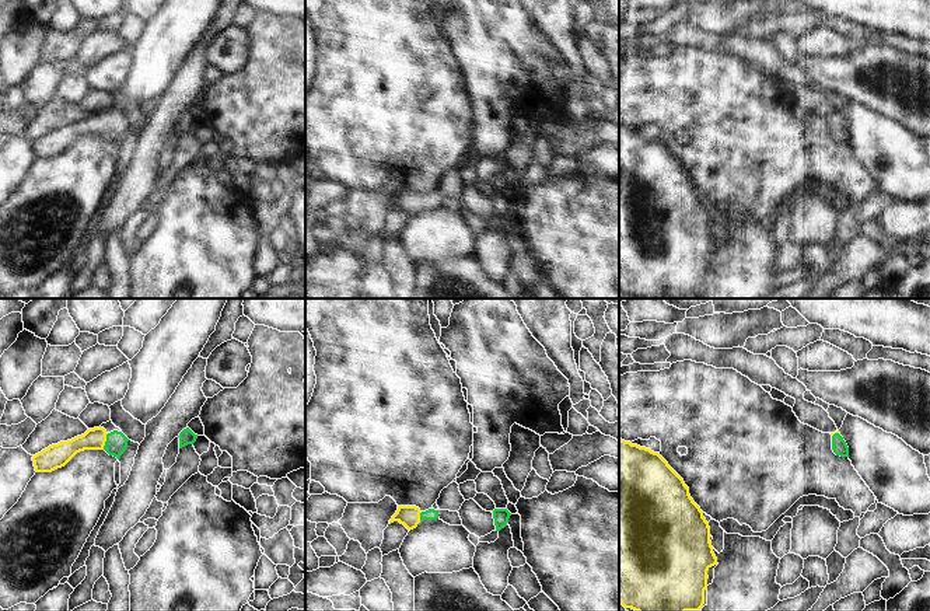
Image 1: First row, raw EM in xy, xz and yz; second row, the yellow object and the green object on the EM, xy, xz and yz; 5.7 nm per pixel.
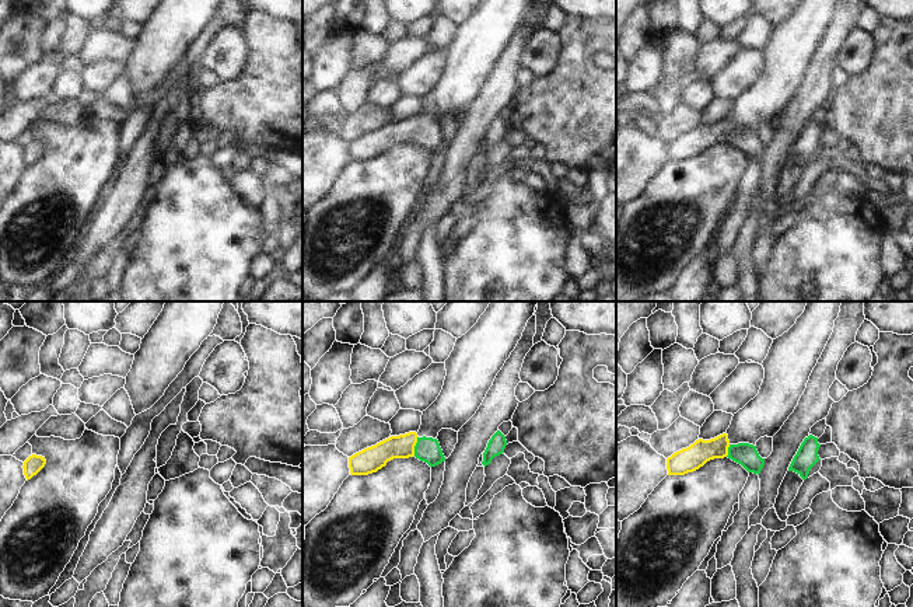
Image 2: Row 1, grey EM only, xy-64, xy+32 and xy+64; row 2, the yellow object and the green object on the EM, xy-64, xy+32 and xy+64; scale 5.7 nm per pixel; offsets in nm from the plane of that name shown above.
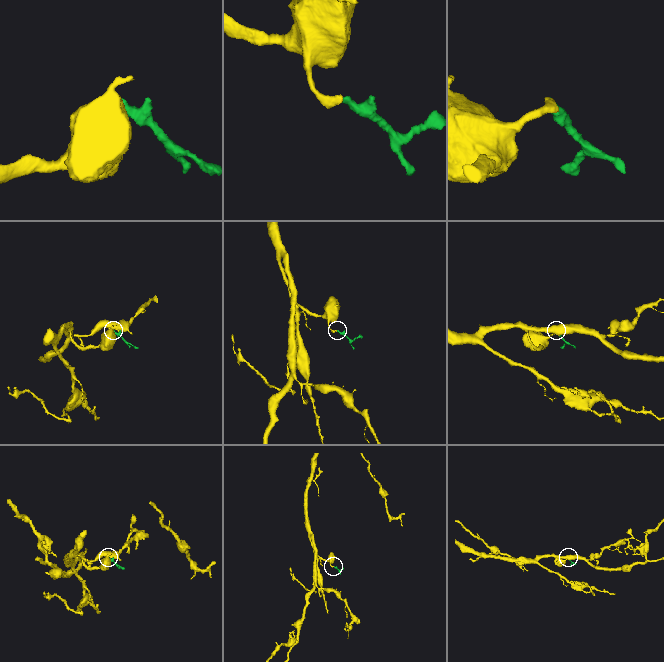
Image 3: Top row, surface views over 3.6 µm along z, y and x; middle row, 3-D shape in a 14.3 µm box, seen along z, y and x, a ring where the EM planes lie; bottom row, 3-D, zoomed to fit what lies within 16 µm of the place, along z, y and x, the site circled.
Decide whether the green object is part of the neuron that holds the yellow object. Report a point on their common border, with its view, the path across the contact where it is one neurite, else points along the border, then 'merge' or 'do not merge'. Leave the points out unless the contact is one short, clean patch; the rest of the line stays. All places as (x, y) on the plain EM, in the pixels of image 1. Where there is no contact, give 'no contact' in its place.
contact xy (104, 128); way xy (94, 125), (104, 128), (116, 128); merge

